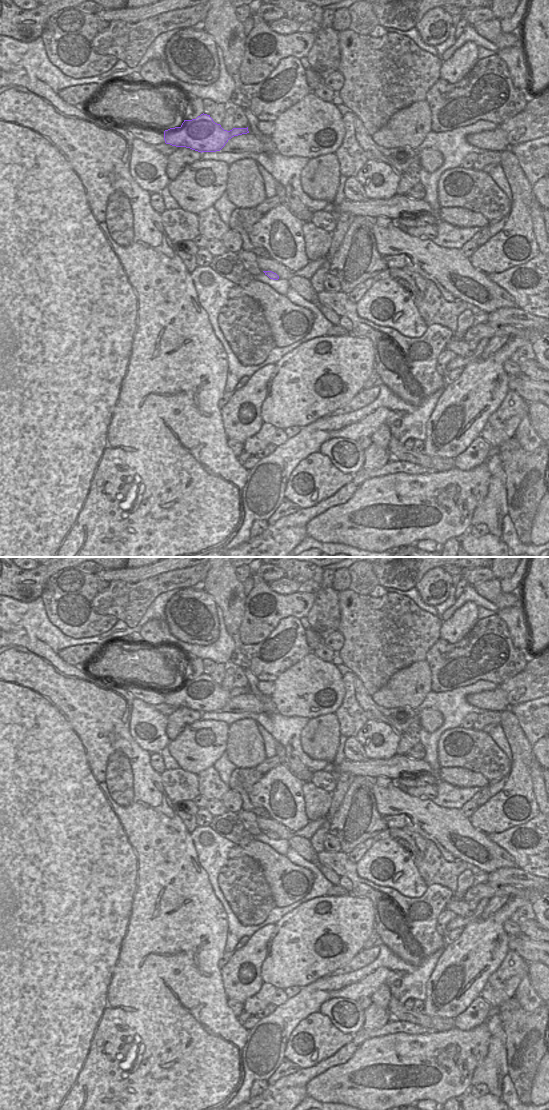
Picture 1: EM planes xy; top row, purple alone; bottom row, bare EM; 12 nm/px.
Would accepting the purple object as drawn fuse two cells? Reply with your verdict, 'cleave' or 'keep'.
keep

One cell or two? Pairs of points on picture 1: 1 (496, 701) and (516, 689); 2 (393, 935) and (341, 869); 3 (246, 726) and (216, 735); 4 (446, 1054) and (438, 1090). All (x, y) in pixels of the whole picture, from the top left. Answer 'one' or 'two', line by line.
1: two
2: one
3: two
4: one

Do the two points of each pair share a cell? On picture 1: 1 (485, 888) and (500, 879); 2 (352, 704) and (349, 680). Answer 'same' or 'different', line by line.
1: different
2: same

